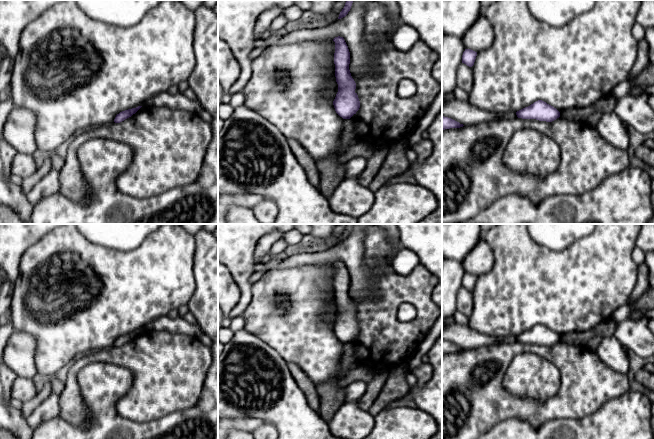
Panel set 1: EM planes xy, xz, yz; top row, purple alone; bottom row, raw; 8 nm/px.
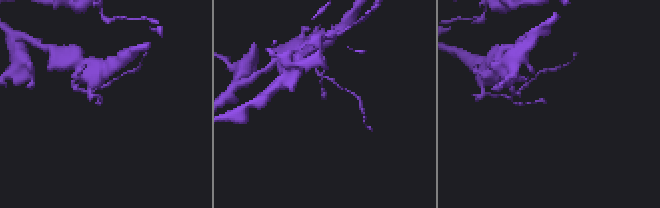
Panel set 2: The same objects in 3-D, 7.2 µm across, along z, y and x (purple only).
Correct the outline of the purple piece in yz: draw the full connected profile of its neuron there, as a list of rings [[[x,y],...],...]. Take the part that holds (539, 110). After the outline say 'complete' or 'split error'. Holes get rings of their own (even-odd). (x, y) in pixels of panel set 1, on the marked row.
[[[538,100],[528,107],[516,112],[518,118],[536,119],[539,121],[552,122],[560,117],[560,112],[553,106],[542,100]]]; complete

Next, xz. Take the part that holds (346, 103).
[[[335,37],[335,77],[338,92],[333,101],[336,113],[343,119],[350,119],[360,108],[360,101],[355,92],[356,83],[349,70],[350,52],[343,37]]]; complete

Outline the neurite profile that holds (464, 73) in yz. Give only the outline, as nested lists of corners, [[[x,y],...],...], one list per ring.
[[[461,63],[457,69],[457,87],[470,92],[473,88],[473,69]]]

